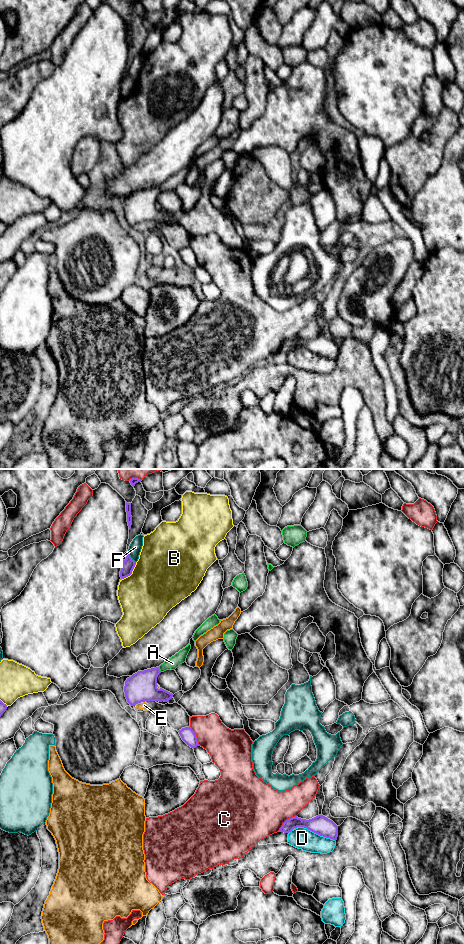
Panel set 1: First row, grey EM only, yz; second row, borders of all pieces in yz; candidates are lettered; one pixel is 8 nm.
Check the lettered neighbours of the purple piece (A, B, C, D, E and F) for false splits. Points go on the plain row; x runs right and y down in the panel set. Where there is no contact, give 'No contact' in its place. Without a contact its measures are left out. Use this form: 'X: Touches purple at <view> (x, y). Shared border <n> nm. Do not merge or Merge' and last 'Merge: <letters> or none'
A: Touches purple at yz (159, 189). Shared border 50 nm. Merge
B: Touches purple at yz (131, 93). Shared border 180 nm. Do not merge
C: Touches purple at yz (285, 341). Shared border 200 nm. Do not merge
D: Touches purple at yz (317, 353). Shared border 320 nm. Do not merge
E: Touches purple at yz (138, 222). Shared border 40 nm. Do not merge
F: Touches purple at yz (130, 77). Shared border 120 nm. Do not merge
Merge: A

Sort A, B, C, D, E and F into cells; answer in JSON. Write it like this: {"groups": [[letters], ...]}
{"groups": [["A"], ["B"], ["C"], ["D"], ["E"], ["F"]]}

